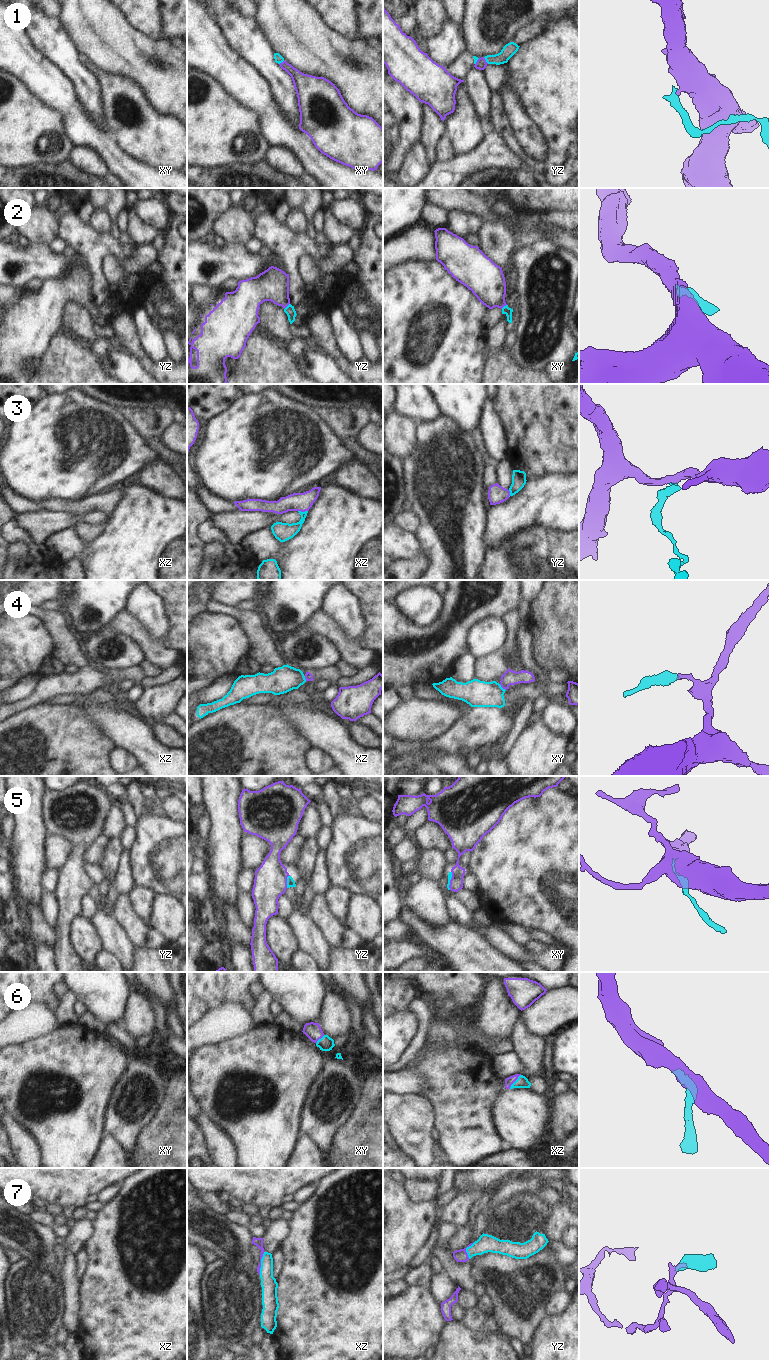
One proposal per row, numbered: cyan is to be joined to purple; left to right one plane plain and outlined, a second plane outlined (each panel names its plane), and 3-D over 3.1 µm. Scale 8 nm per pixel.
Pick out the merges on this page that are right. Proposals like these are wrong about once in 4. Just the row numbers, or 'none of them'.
2, 3, 5, 6, 7

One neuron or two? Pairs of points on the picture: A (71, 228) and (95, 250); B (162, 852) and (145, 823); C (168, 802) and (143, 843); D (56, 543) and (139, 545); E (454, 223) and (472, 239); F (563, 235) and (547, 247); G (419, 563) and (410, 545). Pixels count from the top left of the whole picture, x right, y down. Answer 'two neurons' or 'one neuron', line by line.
A: one neuron
B: one neuron
C: two neurons
D: one neuron
E: two neurons
F: two neurons
G: two neurons

